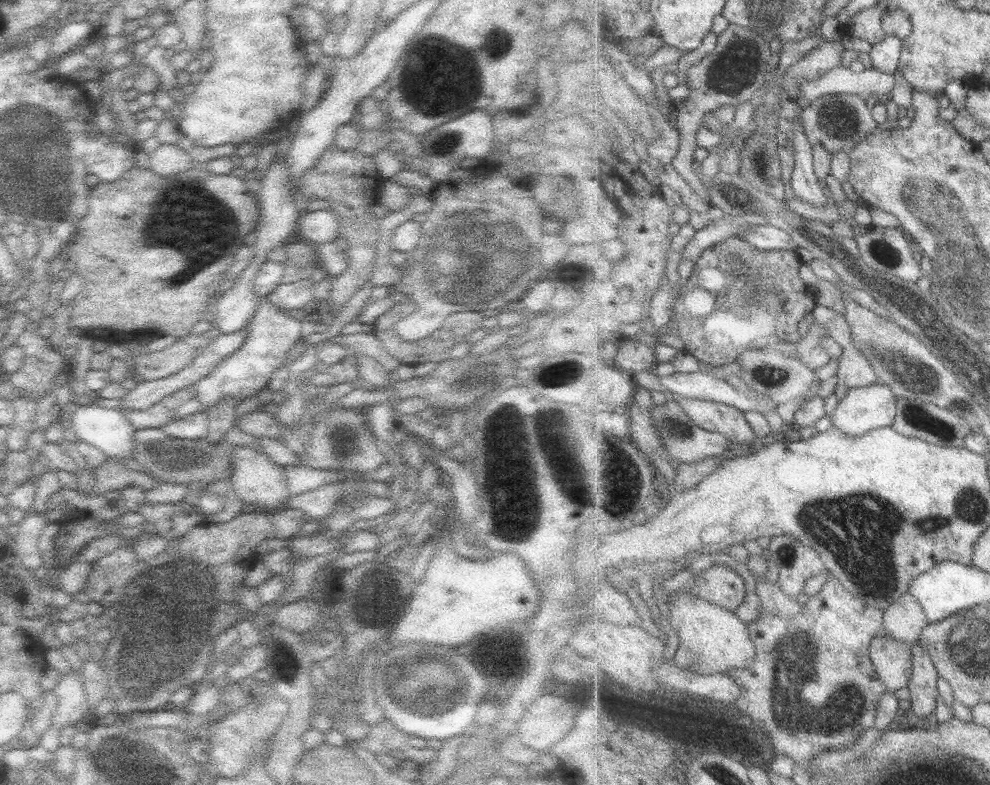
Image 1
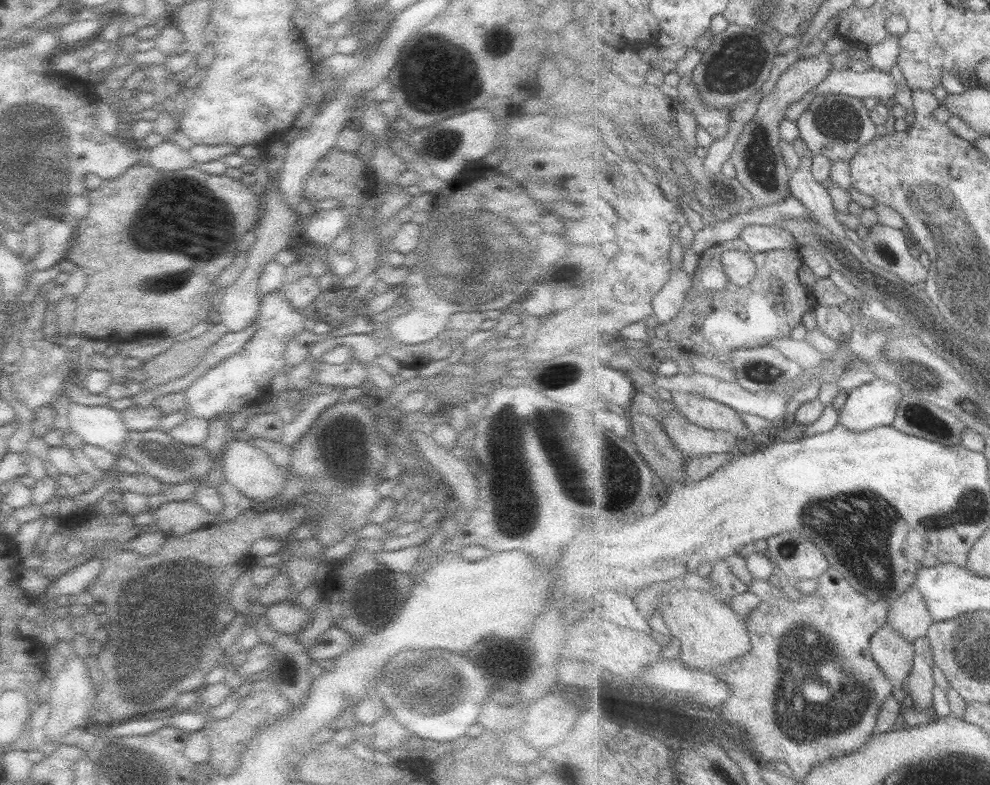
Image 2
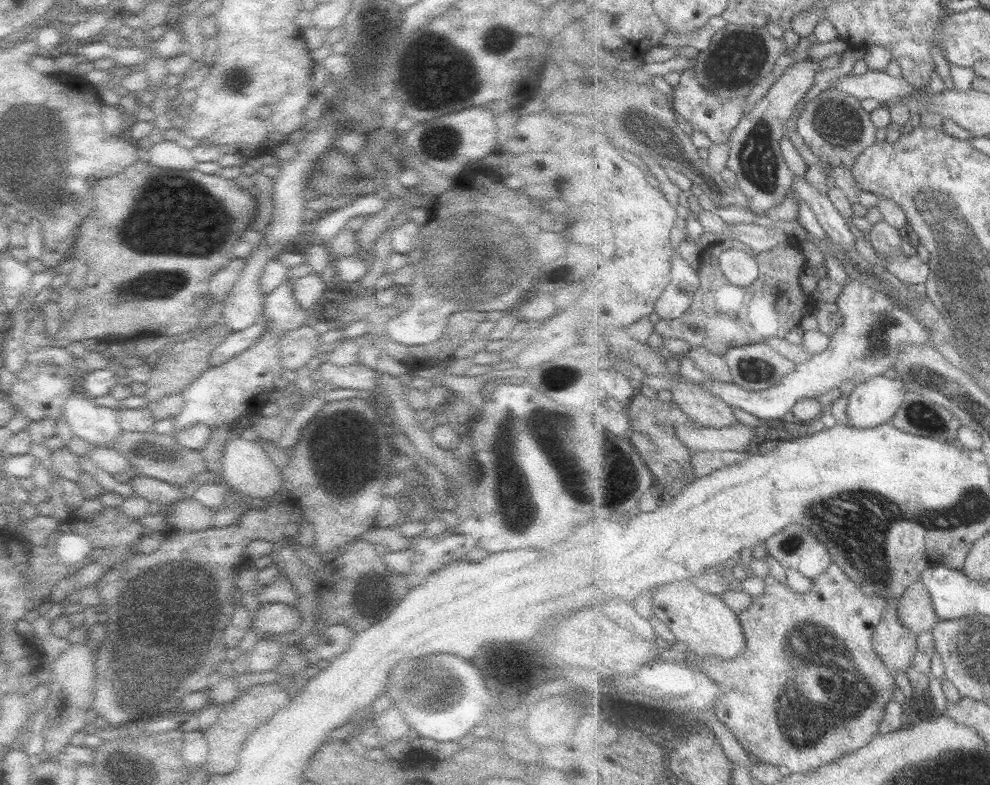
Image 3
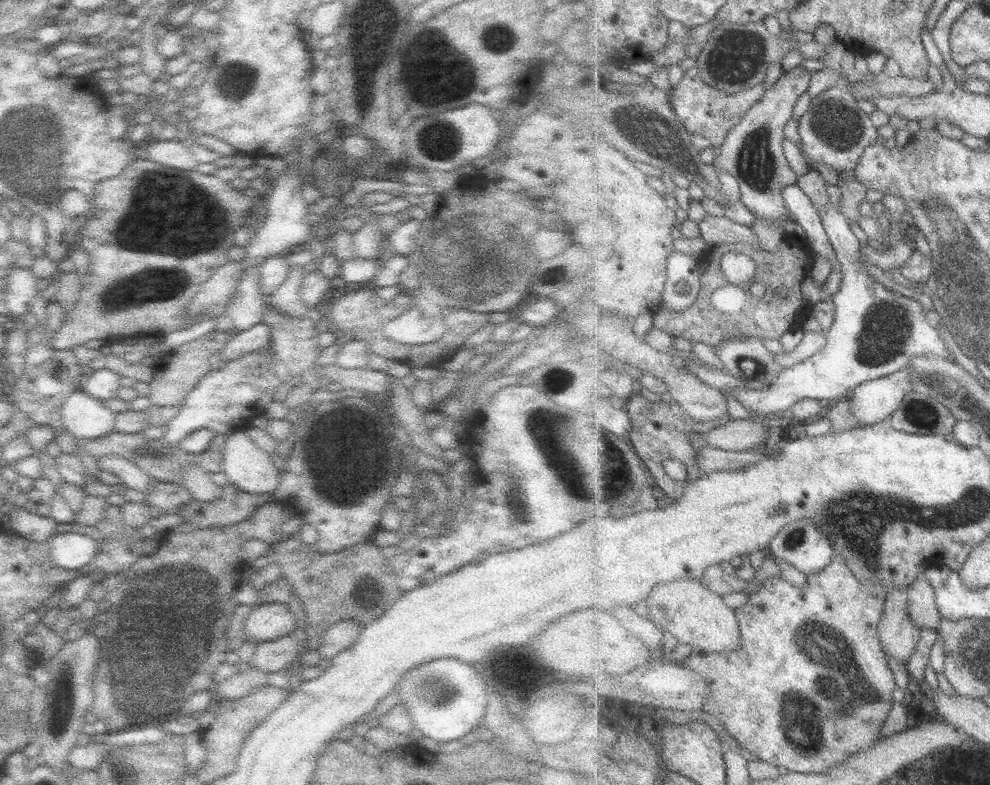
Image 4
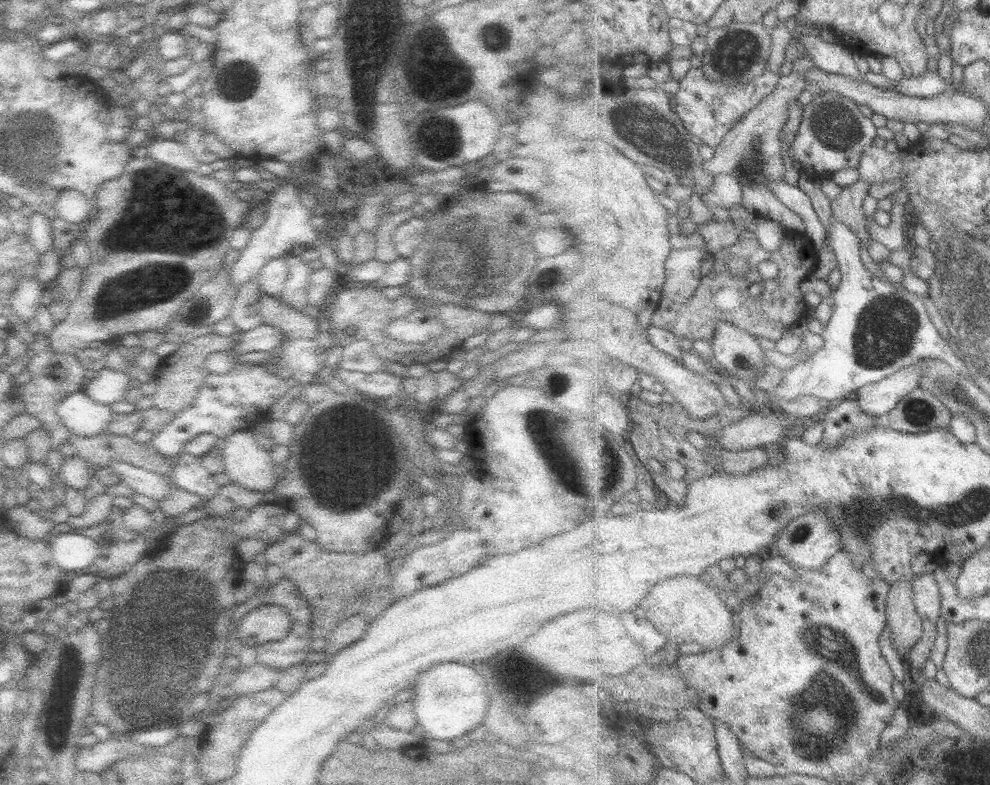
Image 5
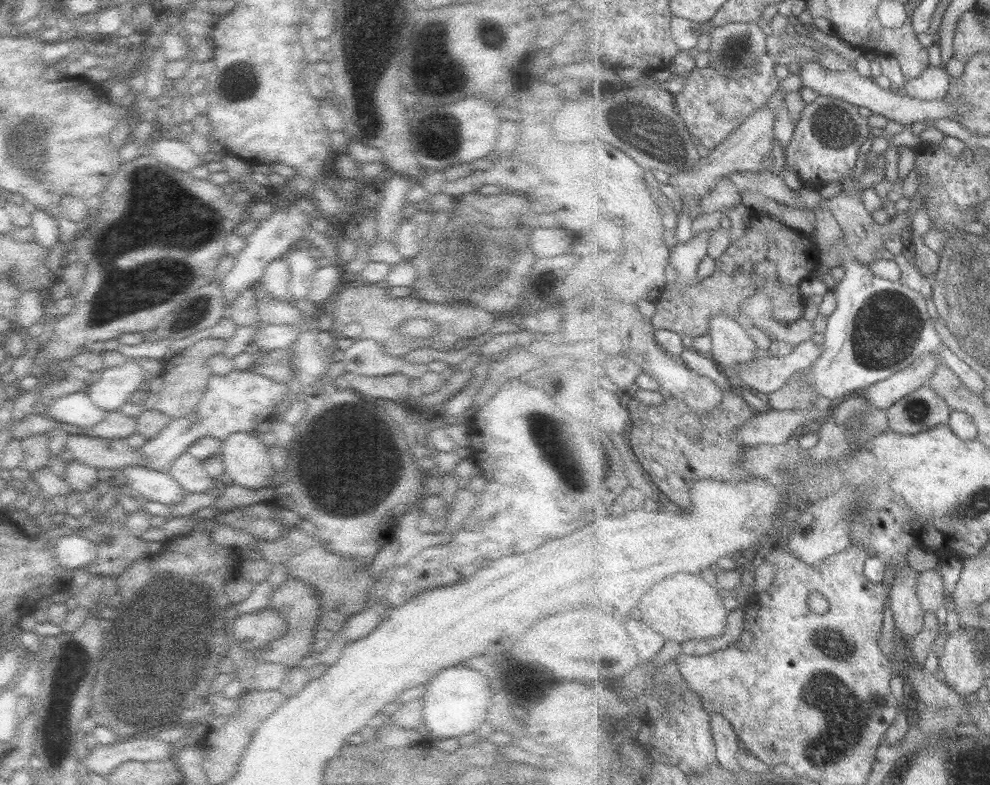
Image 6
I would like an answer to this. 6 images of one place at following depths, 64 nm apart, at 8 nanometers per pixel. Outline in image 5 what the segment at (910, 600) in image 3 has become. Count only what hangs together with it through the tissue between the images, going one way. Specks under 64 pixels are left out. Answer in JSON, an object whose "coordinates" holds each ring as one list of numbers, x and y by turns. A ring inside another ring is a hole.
{"coordinates":[[934,573,917,575,912,580,913,600,916,603,918,615,925,620,937,624,942,616,941,591]]}

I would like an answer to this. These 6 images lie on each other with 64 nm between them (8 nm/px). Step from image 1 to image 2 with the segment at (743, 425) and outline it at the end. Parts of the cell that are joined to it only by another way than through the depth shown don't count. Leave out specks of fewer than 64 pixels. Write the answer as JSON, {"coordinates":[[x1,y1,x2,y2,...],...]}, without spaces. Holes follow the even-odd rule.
{"coordinates":[[677,392,672,394,671,403,696,426,713,431,727,431,734,436,742,437,745,441,753,440,751,436,754,435,741,420,741,415,725,404,705,396]]}

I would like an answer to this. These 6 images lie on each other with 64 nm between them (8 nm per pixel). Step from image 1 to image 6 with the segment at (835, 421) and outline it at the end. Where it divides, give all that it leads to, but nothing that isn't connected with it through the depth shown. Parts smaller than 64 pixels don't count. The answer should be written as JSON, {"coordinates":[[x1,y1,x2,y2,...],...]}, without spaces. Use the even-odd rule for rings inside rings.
{"coordinates":[[925,354,916,359,915,363,902,368,888,379,869,386,862,393,869,405,881,411,889,411,905,396,925,387,927,380,941,363,938,354]]}

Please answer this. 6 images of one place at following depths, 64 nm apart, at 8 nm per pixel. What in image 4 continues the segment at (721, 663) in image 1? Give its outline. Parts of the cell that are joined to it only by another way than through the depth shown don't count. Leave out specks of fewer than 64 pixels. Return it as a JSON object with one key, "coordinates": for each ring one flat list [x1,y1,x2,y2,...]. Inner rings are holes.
{"coordinates":[[695,579,661,584,653,588,647,602,655,624,671,632,671,641,689,644,693,653,723,654,737,650,742,643,736,609,730,607,722,595,711,592]]}

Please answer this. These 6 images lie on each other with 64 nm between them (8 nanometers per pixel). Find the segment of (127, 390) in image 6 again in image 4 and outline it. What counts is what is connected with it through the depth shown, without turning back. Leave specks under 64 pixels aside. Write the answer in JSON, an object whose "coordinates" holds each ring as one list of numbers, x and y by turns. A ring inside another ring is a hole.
{"coordinates":[[108,368,86,372,81,388,87,395,99,402,116,398,121,384,126,383,123,377]]}

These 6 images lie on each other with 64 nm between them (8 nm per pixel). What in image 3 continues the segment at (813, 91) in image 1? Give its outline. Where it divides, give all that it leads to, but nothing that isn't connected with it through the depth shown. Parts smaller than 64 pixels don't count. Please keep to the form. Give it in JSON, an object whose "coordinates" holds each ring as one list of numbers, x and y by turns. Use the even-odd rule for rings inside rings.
{"coordinates":[[885,71,867,72,857,76,854,72,835,79,830,90,839,90,857,100,873,98,880,104,896,102,901,96,915,94,915,90,929,91,927,86,917,88,905,78,895,78]]}

